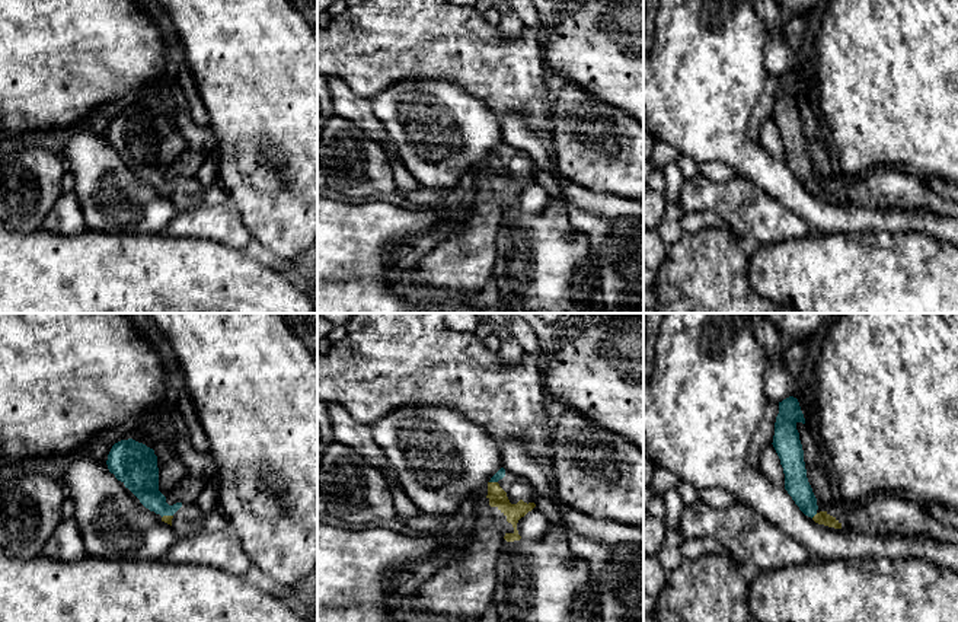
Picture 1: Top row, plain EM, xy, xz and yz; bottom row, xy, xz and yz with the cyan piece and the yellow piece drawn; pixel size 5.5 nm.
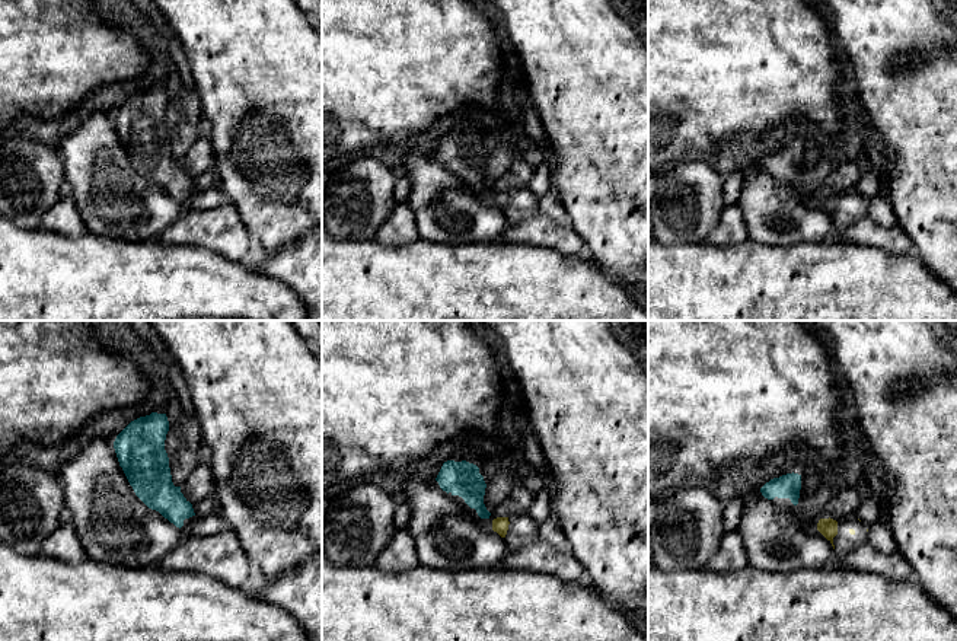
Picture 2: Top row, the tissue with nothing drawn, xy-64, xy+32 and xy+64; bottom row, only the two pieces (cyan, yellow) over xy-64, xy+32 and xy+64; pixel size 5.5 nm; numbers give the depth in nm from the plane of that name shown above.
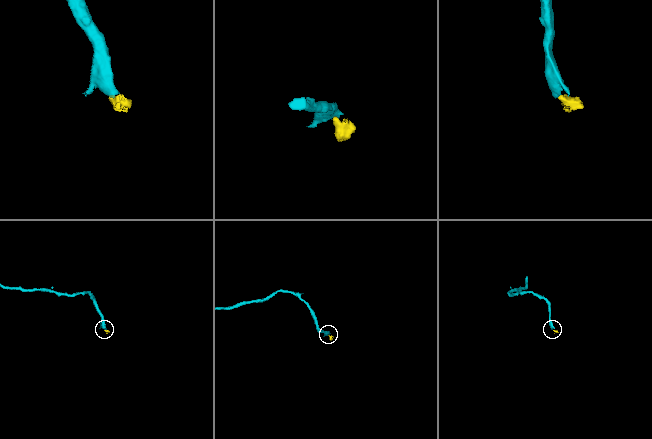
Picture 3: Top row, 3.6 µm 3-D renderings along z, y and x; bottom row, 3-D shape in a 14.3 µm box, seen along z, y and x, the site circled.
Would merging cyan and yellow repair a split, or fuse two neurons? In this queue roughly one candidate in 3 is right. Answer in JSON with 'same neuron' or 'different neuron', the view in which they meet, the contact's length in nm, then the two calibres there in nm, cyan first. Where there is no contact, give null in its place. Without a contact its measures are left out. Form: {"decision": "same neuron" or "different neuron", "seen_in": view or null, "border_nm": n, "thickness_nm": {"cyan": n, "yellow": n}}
{"decision": "same neuron", "seen_in": "xz", "border_nm": 50, "thickness_nm": {"cyan": 50, "yellow": 100}}

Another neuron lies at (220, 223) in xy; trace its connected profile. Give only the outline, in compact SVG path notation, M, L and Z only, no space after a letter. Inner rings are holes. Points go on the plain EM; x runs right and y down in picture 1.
M197 204L179 211L163 233L175 237L208 239L243 251L252 235L231 204Z

